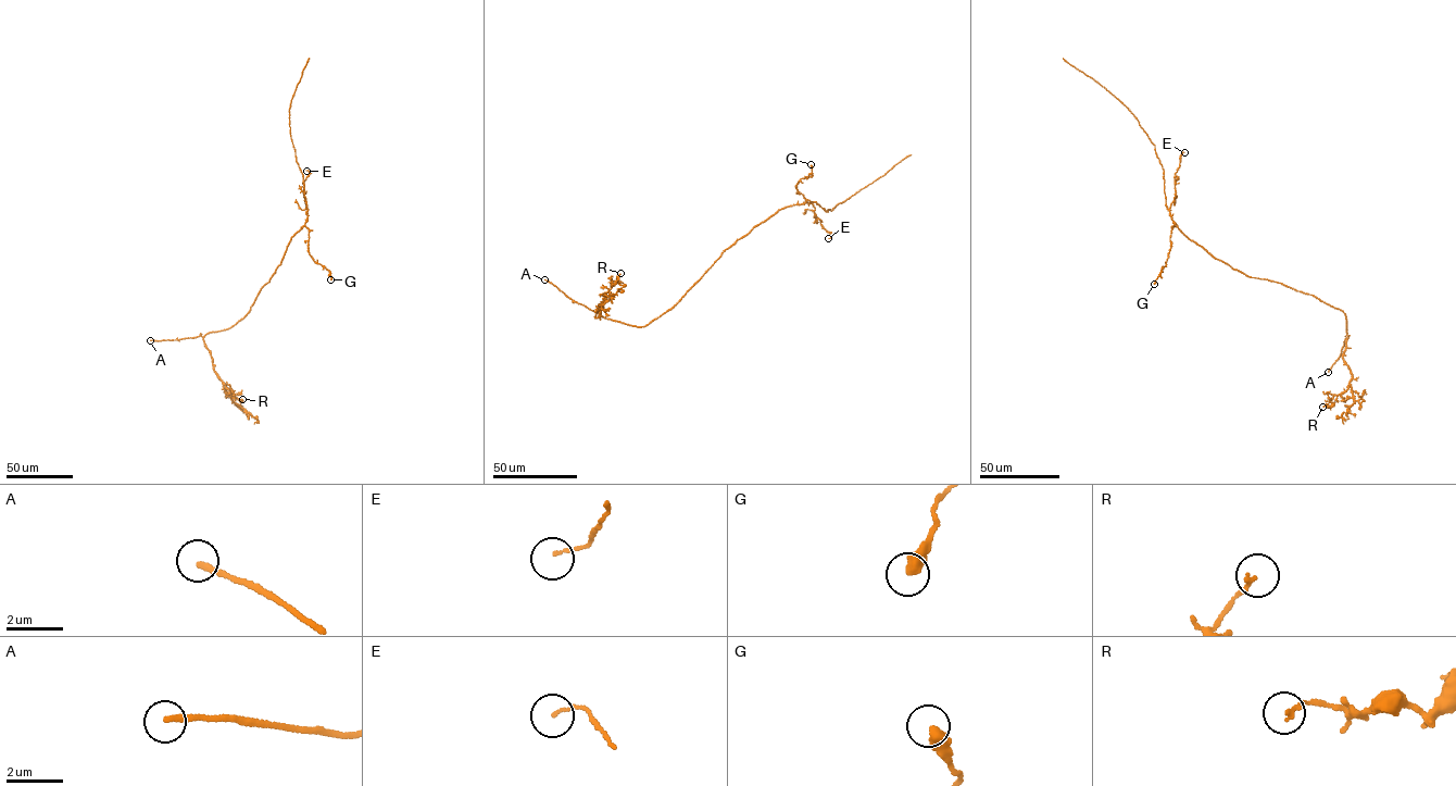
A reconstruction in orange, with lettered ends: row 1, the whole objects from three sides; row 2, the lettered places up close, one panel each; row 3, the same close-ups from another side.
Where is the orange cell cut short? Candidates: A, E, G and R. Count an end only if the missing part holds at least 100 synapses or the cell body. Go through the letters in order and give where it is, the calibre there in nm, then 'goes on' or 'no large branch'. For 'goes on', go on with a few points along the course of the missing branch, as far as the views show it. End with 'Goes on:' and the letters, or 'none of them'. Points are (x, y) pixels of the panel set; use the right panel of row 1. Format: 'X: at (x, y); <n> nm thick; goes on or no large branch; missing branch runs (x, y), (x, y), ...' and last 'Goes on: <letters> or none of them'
A: at (1328, 372); 200 nm thick; goes on; missing branch runs (1328, 372), (1338, 379), (1343, 378)
E: at (1184, 152); 90 nm thick; no large branch
G: at (1154, 284); 440 nm thick; no large branch
R: at (1322, 407); 140 nm thick; no large branch
Goes on: A

